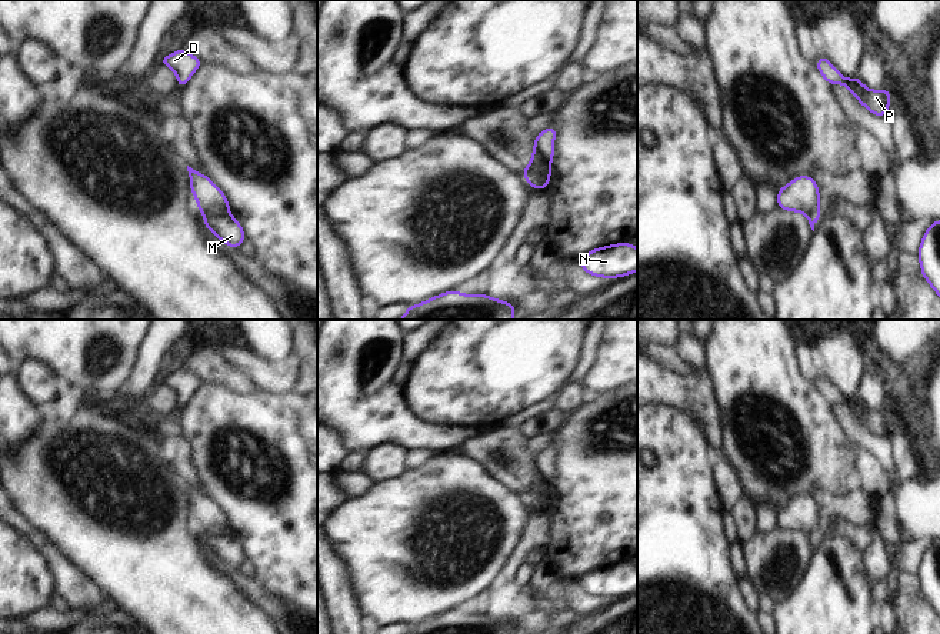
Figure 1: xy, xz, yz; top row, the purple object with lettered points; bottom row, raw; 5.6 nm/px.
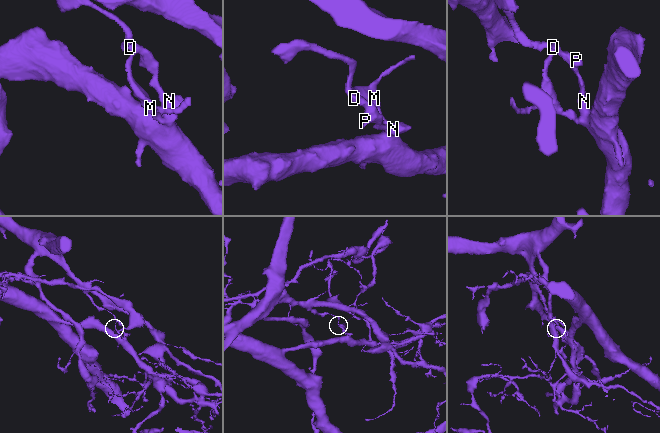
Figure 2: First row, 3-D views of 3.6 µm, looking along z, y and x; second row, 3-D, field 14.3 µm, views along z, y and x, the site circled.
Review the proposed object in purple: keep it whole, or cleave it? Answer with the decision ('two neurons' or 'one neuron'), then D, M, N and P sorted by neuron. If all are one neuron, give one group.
two neurons; groups D N P / M

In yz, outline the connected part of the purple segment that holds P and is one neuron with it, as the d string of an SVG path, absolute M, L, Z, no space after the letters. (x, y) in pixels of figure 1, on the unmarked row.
M826 376L819 377L814 386L830 406L843 404L847 407L859 420L859 423L864 426L871 434L877 437L887 434L891 420L890 408L870 410L861 403L859 396L854 398L846 398L837 391L837 388L829 381Z

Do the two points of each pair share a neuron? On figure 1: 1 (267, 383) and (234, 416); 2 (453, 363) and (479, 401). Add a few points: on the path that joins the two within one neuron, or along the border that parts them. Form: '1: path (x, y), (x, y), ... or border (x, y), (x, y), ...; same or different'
1: border (256, 389), (279, 397); different
2: path (463, 373), (479, 391); same

